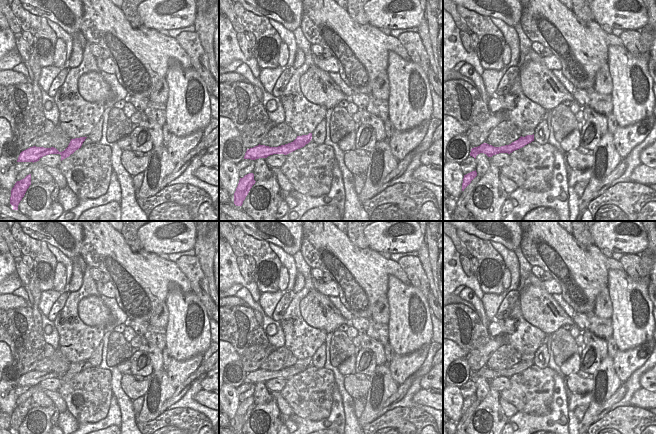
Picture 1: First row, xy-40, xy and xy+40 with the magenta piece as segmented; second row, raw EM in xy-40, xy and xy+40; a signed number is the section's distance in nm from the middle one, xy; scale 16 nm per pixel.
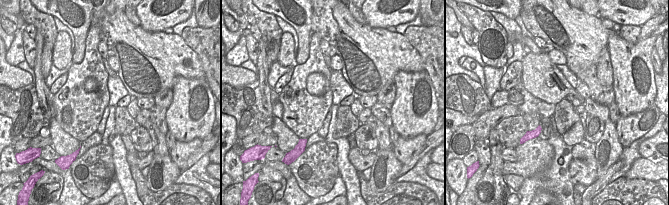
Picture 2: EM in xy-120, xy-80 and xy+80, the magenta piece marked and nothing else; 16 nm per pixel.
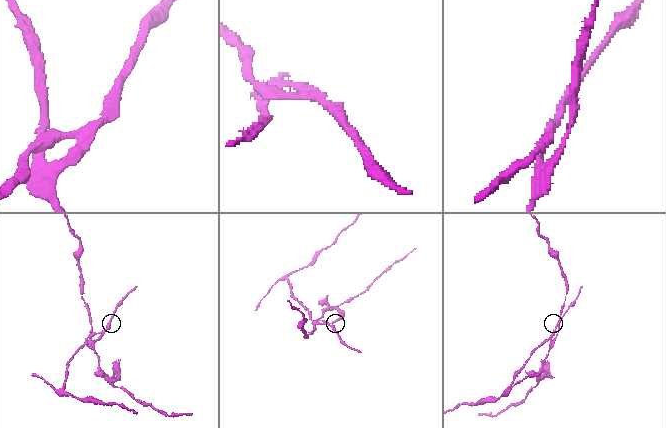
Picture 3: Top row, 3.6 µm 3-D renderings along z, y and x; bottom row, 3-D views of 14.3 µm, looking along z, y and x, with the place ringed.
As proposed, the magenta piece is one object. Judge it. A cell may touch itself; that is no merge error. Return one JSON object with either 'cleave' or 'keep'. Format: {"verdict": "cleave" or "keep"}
{"verdict": "cleave"}

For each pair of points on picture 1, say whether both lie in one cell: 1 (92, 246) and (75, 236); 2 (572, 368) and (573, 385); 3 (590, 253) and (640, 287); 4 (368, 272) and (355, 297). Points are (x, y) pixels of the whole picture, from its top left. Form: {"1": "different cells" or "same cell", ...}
{"1": "different cells", "2": "different cells", "3": "different cells", "4": "same cell"}

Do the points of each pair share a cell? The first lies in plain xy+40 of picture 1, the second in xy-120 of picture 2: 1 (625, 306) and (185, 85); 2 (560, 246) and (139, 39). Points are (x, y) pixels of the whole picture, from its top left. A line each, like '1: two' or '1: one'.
1: one
2: one

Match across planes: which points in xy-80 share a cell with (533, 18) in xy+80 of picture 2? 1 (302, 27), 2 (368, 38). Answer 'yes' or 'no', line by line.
1: no
2: yes

